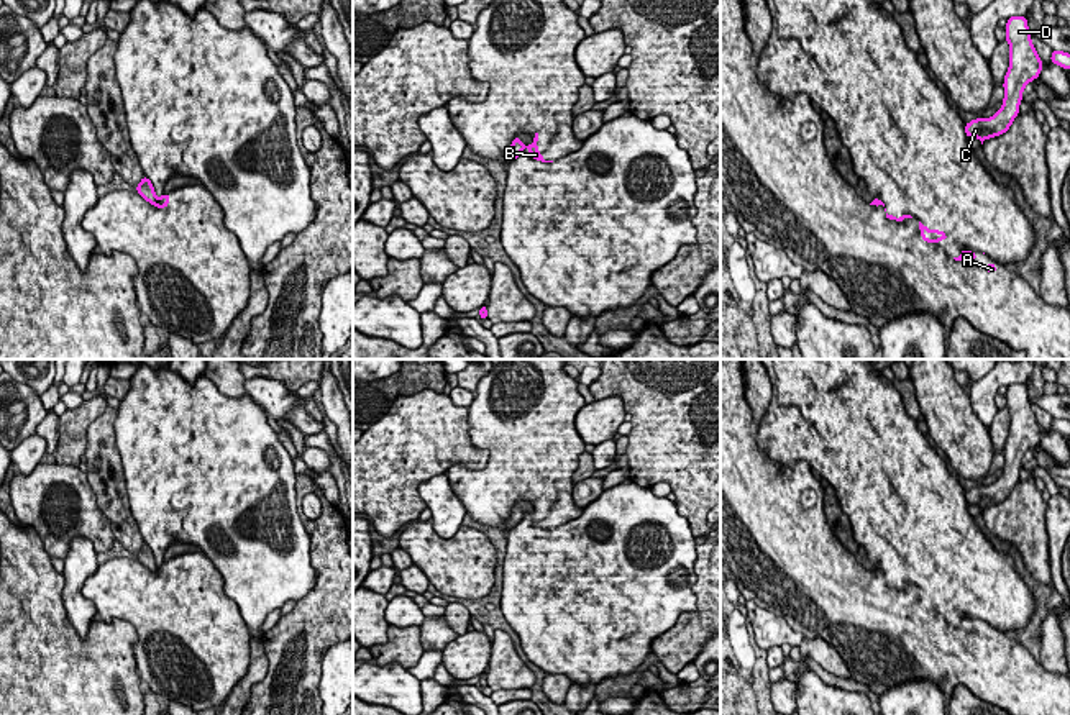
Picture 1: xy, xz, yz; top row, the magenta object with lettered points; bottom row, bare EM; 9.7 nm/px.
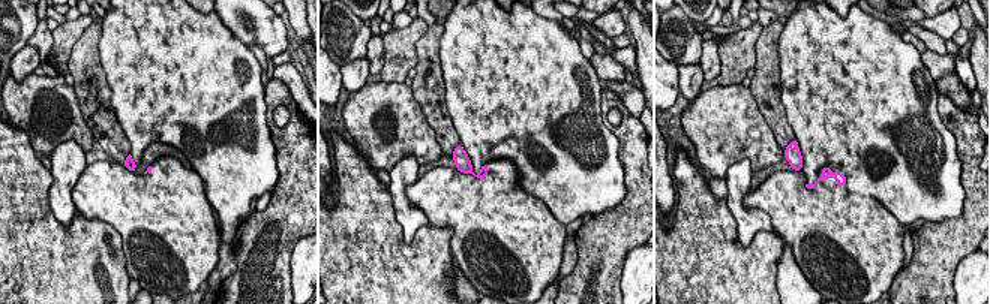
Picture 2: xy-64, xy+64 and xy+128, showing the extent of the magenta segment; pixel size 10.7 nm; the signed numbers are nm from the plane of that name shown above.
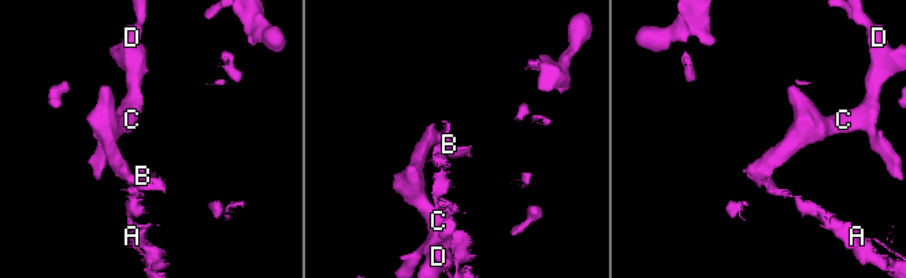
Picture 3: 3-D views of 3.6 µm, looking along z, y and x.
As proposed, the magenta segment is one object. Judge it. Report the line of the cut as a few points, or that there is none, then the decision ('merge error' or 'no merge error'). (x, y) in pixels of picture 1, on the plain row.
cut in xy along (158, 566), (153, 571); merge error

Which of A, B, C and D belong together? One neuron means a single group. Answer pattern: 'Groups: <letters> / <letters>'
Groups: A B / C D

